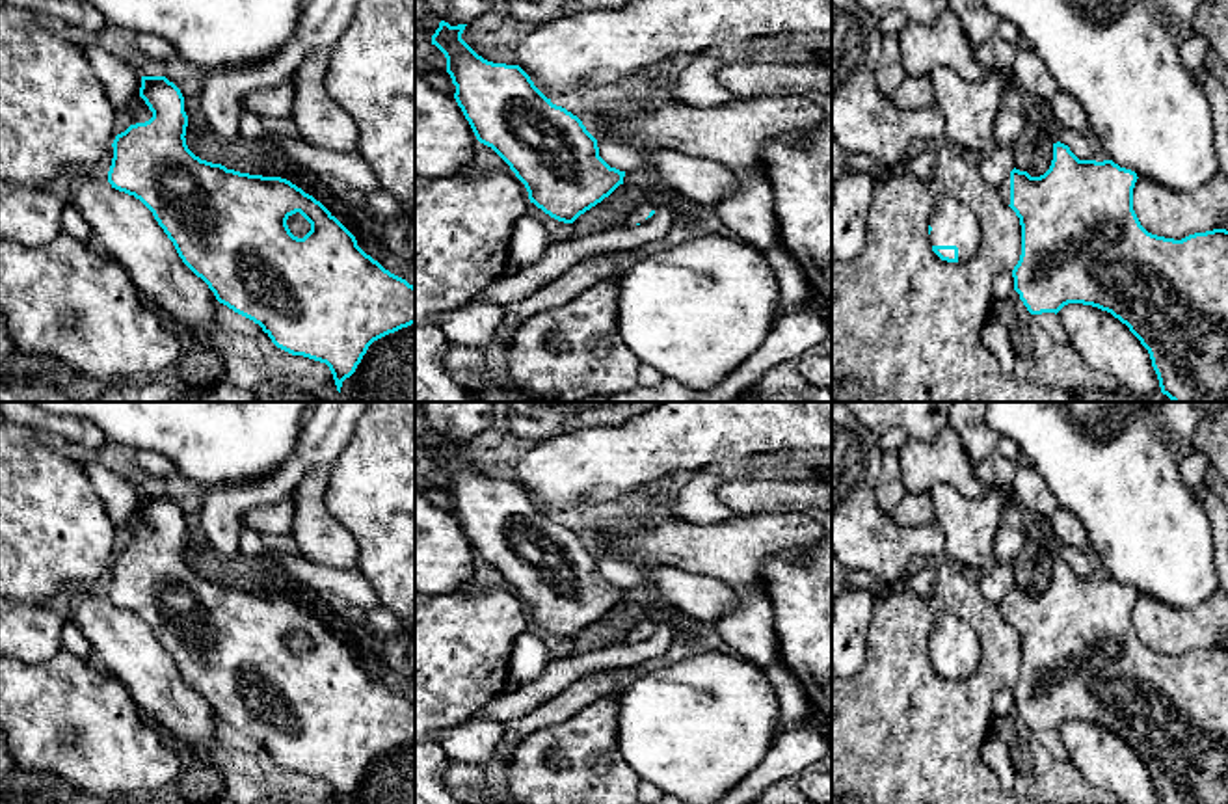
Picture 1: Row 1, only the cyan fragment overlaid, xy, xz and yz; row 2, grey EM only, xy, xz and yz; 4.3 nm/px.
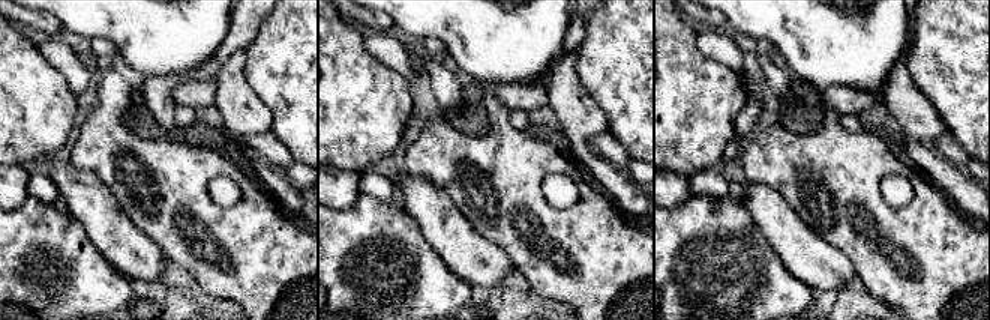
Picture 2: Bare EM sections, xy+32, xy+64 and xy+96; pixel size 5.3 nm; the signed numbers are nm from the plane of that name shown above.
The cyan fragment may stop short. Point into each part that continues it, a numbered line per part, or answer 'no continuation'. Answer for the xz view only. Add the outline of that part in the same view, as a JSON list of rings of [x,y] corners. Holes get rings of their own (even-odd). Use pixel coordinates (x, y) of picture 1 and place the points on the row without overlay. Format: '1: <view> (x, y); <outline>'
1: xz (639, 631); [[[649,618],[640,620],[638,623],[633,625],[627,640],[629,642],[644,640],[651,627],[655,627],[653,620]]]

